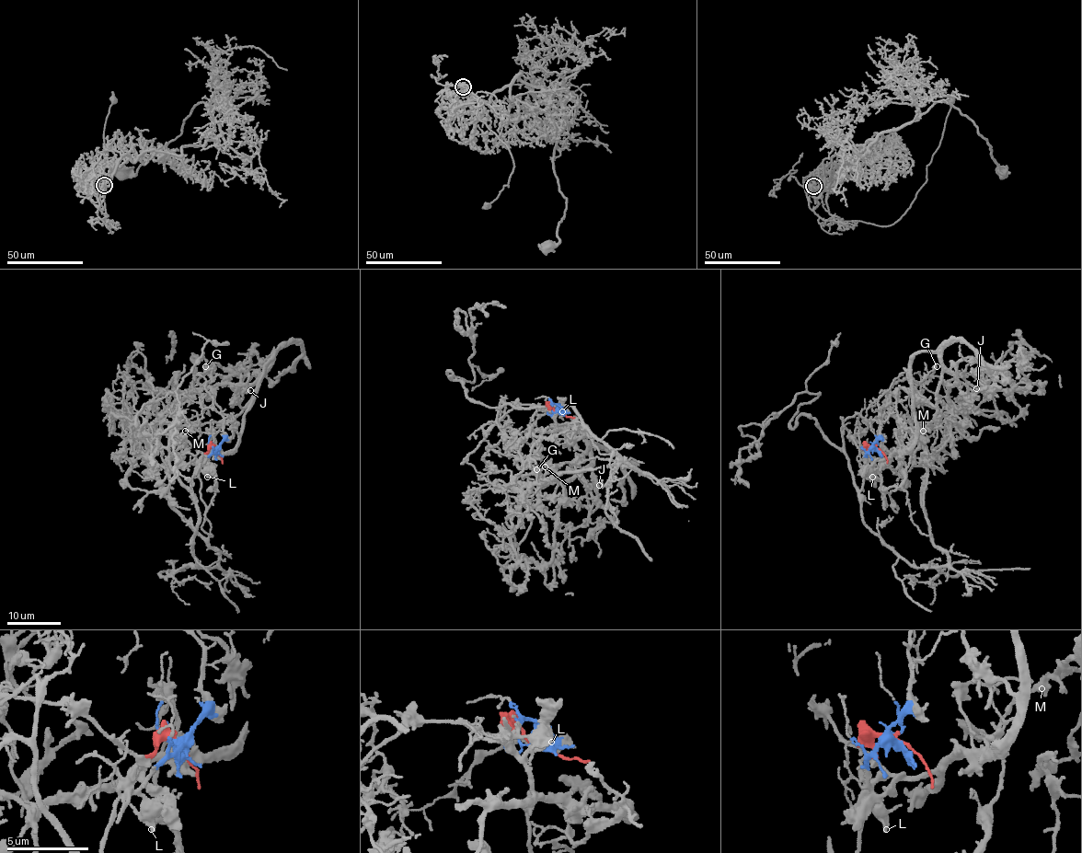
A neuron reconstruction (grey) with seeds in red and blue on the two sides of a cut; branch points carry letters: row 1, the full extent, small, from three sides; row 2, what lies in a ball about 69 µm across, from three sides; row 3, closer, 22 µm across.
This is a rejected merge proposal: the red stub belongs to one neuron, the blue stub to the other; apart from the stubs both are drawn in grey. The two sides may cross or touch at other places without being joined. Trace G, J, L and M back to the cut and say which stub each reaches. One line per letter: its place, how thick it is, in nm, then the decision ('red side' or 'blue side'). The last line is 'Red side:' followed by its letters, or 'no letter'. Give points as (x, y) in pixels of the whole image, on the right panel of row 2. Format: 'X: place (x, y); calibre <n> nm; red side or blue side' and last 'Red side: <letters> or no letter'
G: place (937, 366); calibre 400 nm; blue side
J: place (976, 388); calibre 190 nm; red side
L: place (872, 477); calibre 360 nm; blue side
M: place (923, 431); calibre 360 nm; red side
Red side: J, M

